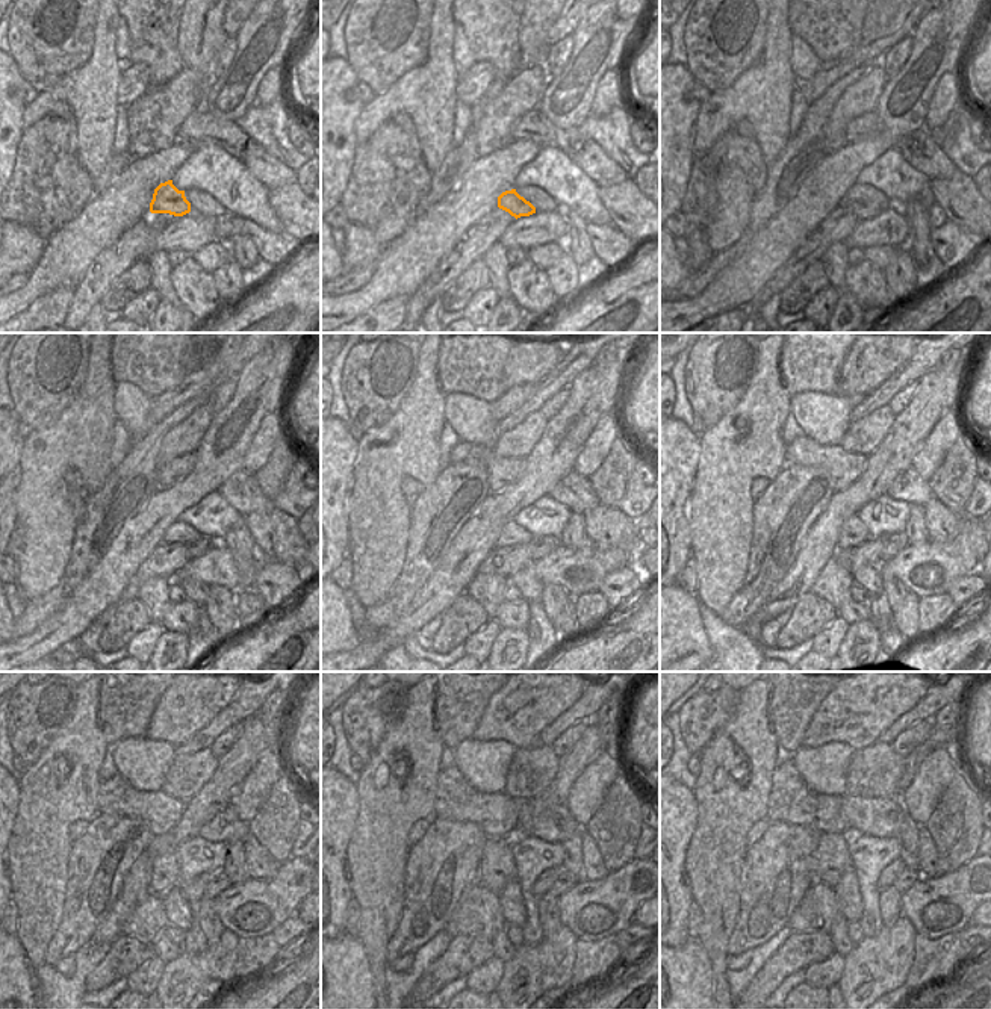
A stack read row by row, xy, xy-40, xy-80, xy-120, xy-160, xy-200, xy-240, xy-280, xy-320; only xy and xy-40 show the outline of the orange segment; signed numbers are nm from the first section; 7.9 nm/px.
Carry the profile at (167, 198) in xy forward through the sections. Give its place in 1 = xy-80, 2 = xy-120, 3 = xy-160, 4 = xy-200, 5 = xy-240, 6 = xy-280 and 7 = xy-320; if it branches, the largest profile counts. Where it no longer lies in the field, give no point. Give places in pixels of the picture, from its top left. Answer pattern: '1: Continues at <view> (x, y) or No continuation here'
1: Continues at xy-80 (863, 209)
2: Continues at xy-120 (194, 549)
3: Continues at xy-160 (540, 546)
4: Continues at xy-200 (891, 545)
5: Continues at xy-240 (218, 882)
6: Continues at xy-280 (565, 881)
7: Continues at xy-320 (908, 876).

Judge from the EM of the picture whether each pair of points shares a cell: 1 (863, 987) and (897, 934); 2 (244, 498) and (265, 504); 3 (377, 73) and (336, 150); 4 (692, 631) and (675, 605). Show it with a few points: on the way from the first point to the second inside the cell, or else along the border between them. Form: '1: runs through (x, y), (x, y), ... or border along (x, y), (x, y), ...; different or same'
1: runs through (870, 973), (894, 947); same
2: runs through (248, 498), (260, 502); same
3: border along (347, 59), (360, 80); different
4: runs through (686, 625), (675, 611); same

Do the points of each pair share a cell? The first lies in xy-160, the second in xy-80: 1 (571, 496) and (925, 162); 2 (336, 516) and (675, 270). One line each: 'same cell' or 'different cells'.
1: same cell
2: different cells

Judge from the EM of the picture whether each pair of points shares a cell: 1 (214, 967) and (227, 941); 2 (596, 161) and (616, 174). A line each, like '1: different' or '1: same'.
1: same
2: same

